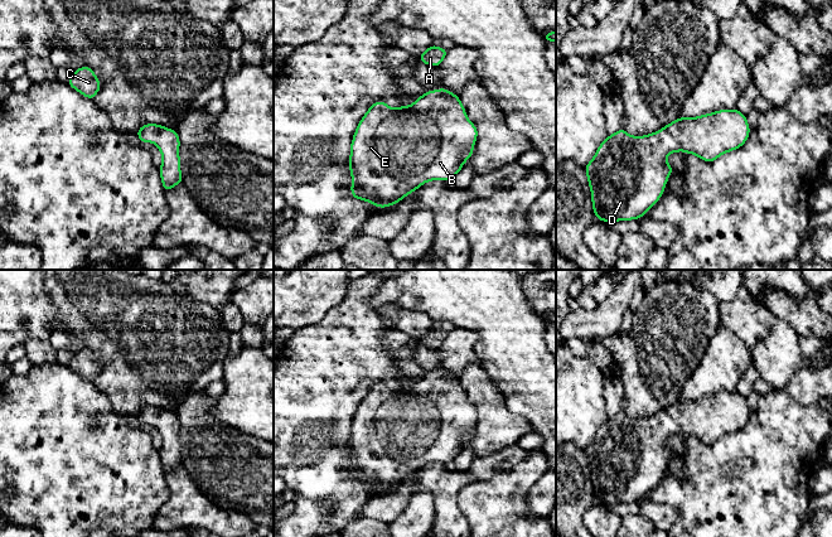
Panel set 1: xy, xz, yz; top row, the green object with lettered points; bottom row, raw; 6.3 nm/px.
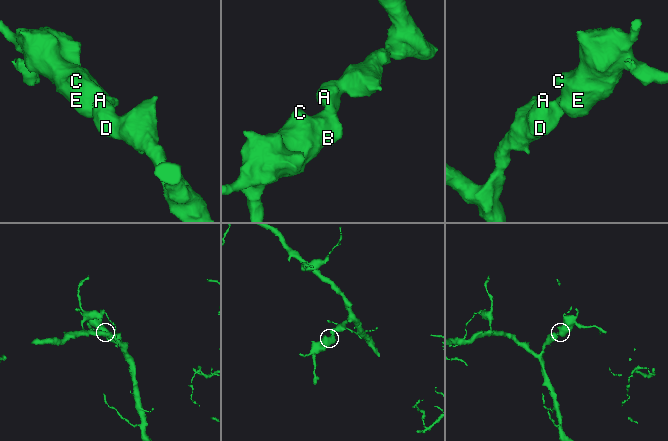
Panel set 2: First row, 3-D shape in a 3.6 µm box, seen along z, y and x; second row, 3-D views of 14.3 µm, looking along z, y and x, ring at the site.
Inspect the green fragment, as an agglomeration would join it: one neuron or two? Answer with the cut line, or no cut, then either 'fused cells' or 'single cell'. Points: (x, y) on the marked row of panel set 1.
no cut | single cell

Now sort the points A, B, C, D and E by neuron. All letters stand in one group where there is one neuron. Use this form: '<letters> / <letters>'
A B C D E

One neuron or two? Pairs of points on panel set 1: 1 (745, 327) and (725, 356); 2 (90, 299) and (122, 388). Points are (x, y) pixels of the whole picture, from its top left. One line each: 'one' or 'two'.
1: two
2: one

